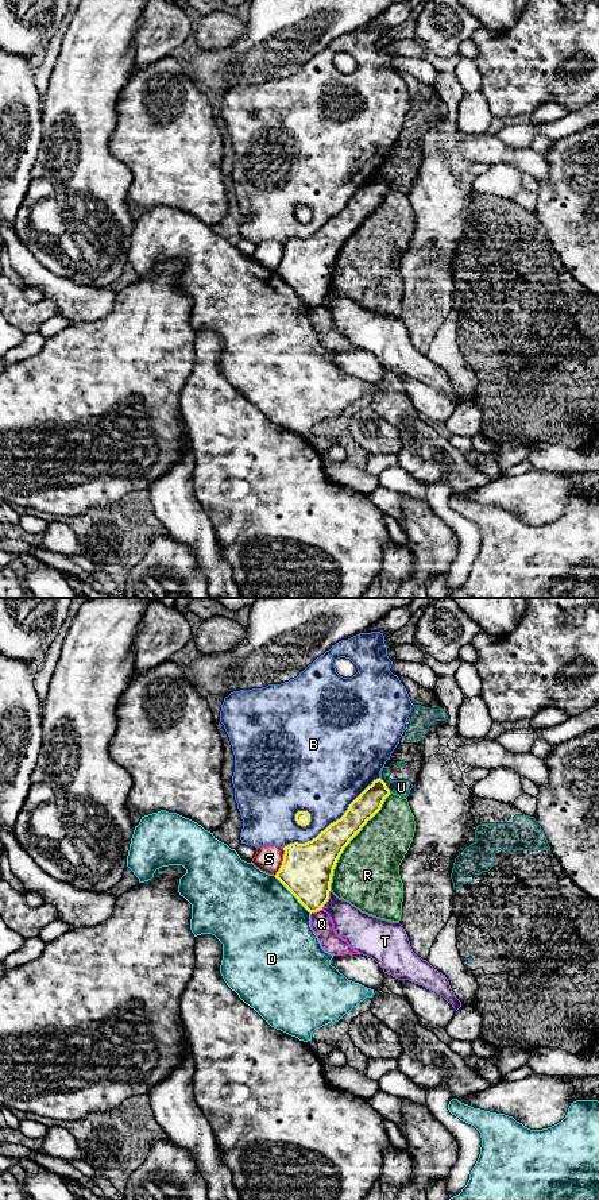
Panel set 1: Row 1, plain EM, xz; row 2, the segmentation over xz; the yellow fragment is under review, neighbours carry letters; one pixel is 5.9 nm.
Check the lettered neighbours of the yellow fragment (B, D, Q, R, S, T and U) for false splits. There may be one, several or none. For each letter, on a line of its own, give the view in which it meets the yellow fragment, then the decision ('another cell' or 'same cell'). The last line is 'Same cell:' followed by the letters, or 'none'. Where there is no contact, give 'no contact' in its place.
B: xz | another cell
D: xz | another cell
Q: xz | another cell
R: xz | another cell
S: xz | another cell
T: xz | another cell
U: xz | another cell
Same cell: none

